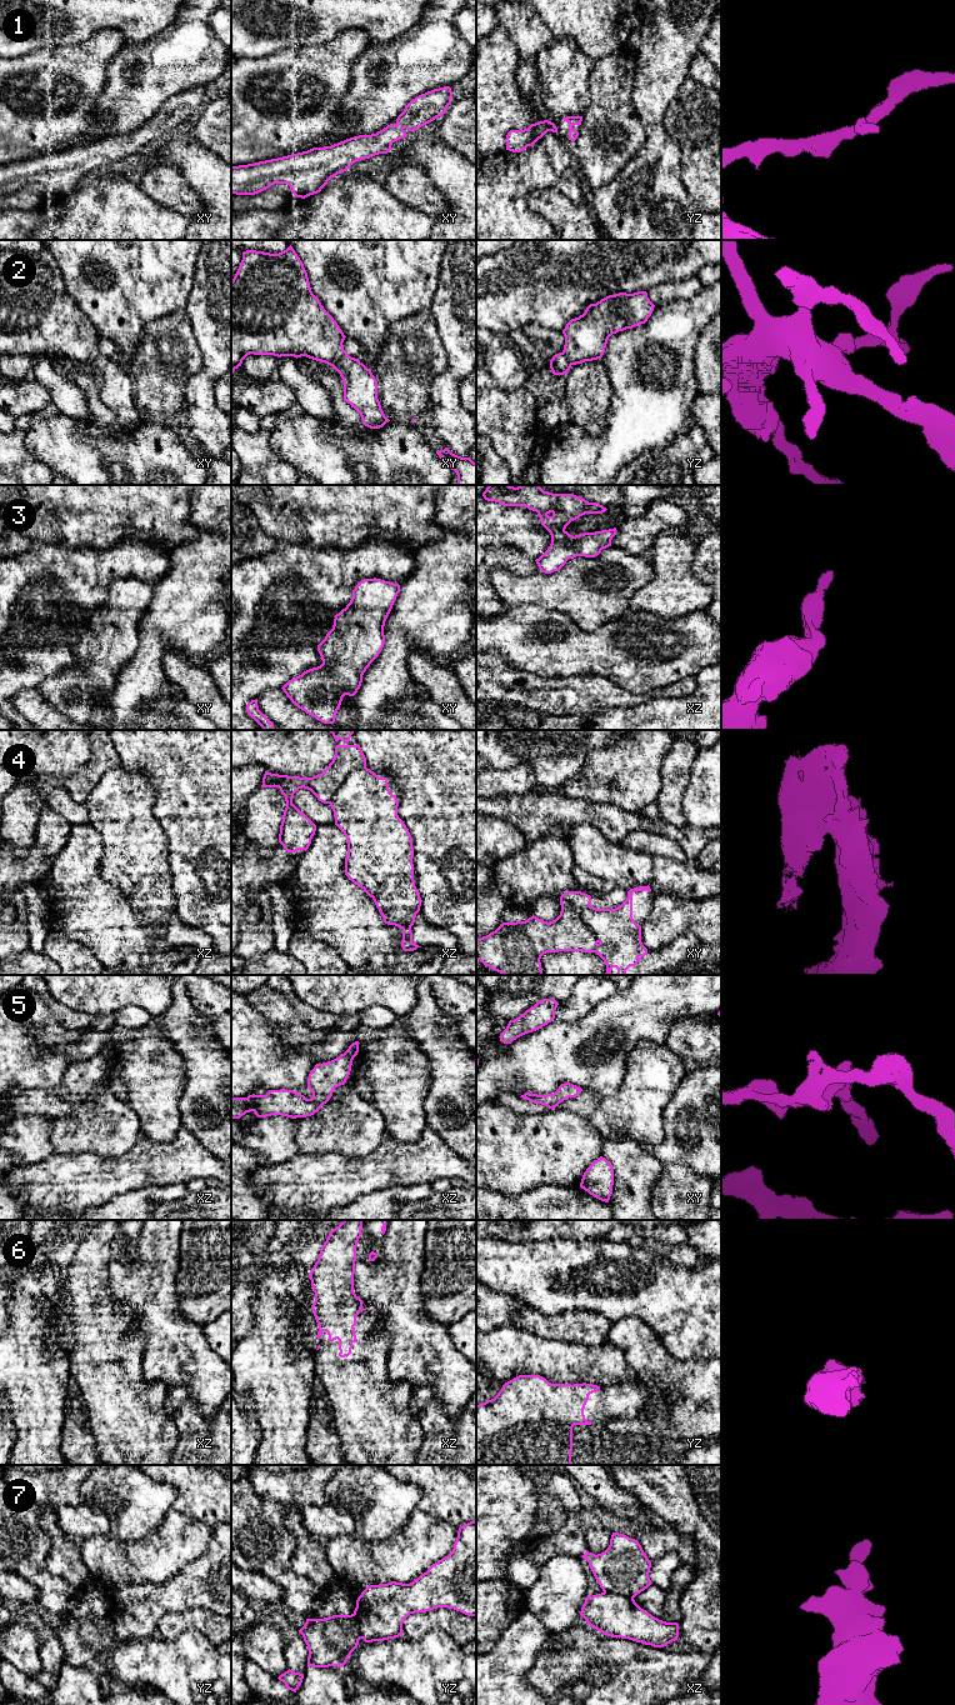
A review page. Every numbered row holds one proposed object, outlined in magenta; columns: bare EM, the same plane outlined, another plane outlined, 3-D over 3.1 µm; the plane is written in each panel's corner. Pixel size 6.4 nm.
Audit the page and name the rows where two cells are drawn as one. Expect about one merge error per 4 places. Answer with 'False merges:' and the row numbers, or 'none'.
False merges: 4, 7

